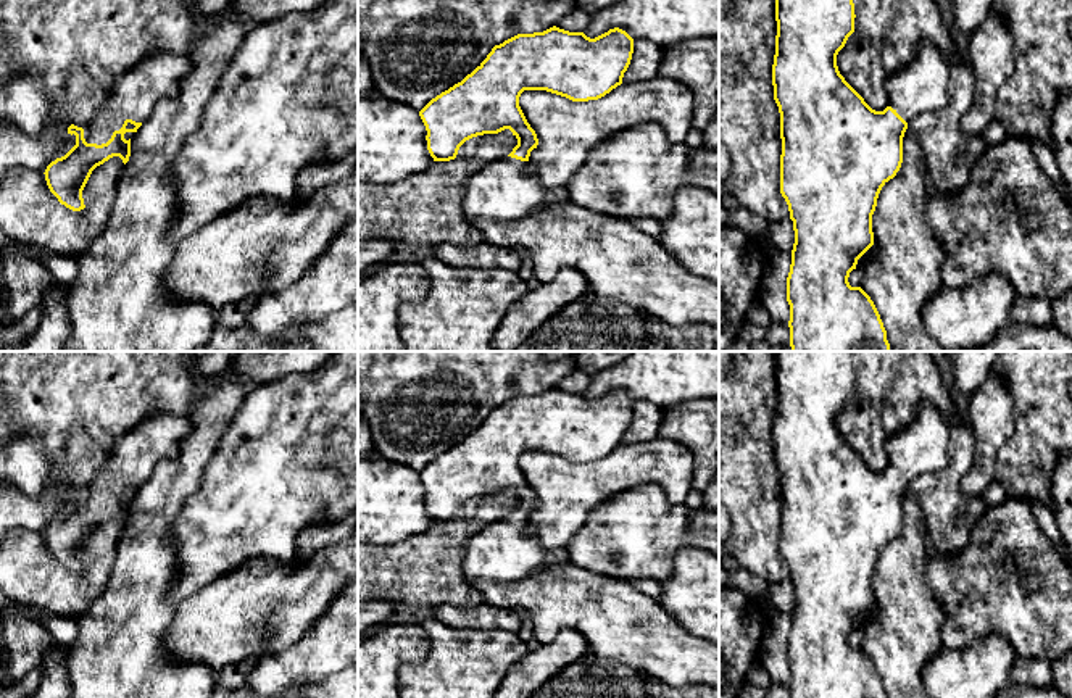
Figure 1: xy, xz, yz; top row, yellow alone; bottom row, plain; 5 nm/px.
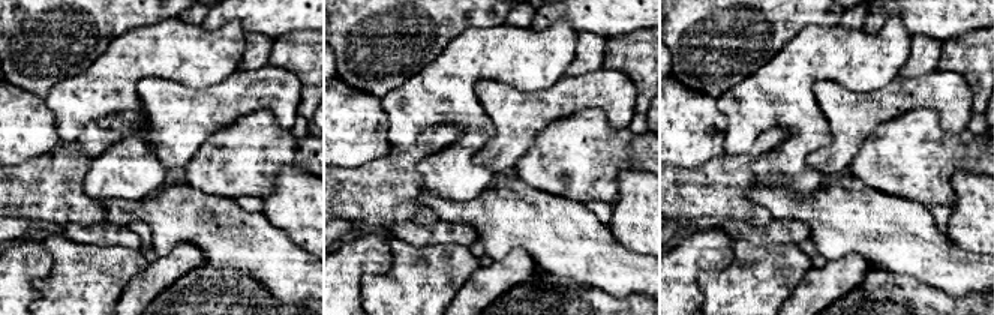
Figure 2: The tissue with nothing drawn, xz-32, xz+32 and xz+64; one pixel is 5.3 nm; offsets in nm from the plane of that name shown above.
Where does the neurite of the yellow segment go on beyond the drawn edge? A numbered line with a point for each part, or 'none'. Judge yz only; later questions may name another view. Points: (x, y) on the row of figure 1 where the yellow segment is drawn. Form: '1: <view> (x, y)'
1: yz (922, 86)

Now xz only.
1: xz (505, 189)

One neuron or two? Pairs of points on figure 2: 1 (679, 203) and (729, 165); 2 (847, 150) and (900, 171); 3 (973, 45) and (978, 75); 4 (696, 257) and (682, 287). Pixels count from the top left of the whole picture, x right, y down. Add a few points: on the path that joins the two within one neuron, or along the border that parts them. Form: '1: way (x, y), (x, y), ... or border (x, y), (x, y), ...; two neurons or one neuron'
1: way (691, 197), (697, 197), (717, 177); one neuron
2: border (879, 126), (846, 170); two neurons
3: way (976, 53), (978, 68); one neuron
4: way (688, 264), (682, 270), (682, 279); one neuron

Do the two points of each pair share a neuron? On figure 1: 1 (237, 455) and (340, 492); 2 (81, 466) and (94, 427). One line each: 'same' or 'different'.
1: same
2: same

